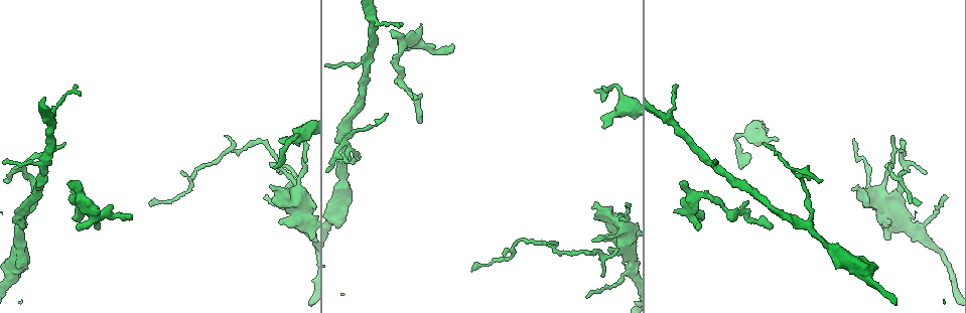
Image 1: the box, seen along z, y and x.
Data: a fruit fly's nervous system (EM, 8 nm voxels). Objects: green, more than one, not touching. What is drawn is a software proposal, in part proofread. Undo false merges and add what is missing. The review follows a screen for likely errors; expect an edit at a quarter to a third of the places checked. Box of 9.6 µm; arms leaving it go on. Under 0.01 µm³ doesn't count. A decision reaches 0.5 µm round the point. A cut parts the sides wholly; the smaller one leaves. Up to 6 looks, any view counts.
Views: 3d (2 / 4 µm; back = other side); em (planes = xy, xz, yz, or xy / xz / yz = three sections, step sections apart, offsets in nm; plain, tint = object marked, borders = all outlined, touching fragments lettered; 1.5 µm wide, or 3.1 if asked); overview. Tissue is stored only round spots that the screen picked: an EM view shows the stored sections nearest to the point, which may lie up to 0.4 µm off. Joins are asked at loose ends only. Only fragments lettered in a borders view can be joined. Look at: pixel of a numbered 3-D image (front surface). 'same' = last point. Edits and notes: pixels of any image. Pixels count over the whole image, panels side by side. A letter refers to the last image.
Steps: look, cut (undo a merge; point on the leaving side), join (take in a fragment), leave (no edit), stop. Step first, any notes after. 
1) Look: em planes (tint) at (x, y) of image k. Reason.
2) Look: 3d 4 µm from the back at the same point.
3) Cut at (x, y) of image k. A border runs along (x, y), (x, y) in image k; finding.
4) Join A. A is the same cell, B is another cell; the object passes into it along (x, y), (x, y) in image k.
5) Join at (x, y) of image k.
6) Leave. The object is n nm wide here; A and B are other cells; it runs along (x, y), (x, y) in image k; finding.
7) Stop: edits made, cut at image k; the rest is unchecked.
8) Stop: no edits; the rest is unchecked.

Look: 3d 4 µm at (694, 194) of image 1. Arms part here.

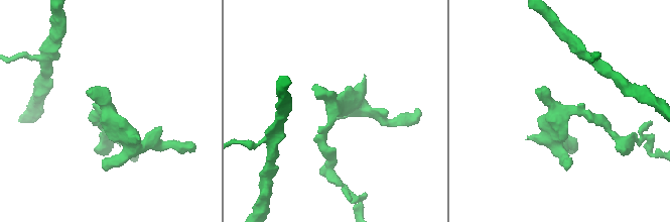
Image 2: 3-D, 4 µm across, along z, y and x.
Look: em planes (borders) at (108, 113) of image 2.

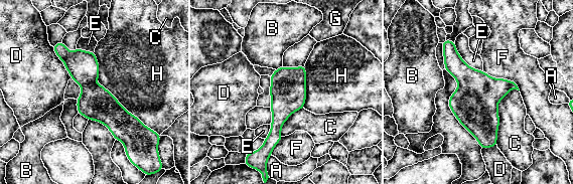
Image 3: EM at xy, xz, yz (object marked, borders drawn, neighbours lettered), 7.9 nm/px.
Leave. A, B, C, D, E, F, G and H are other cells; it runs along (58, 50), (127, 139) in image 3; continuous, no second neuron.

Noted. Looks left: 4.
Look: em xz step 4 (tint) at (398, 27) of image 1. An open end.

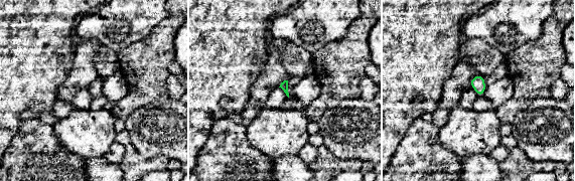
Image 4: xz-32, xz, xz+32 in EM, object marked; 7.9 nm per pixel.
Look: em planes (borders) at the same point. Cut it another way.

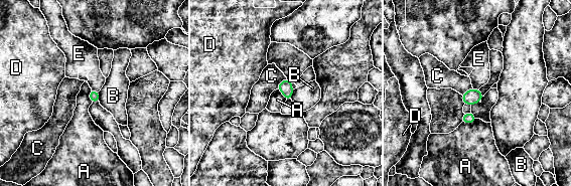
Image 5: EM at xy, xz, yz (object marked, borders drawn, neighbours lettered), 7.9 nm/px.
Leave. The longest contact is with A, 130 nm; A, B, C, D and E are other cells; a border runs along (476, 119), (471, 124), (461, 122) in image 5; no lettered fragment goes on from it.

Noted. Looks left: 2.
Look: em planes (plain) at (280, 142) of image 1. Tapers out.

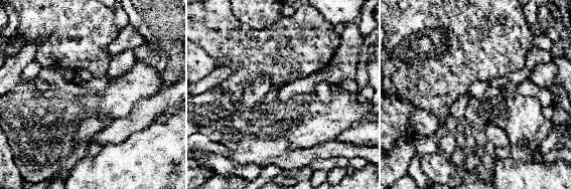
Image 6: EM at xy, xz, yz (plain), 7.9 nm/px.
Look: em planes (borders) at the same point.

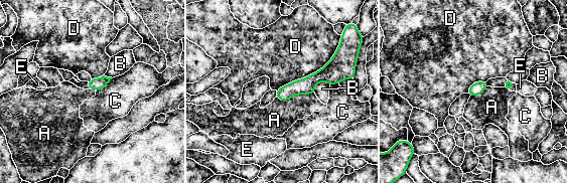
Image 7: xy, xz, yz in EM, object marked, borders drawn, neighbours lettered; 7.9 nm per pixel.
Leave. A, B, C, D and E are other cells; it runs along (338, 73), (318, 75), (278, 95) in image 7; no lettered fragment goes on from it.

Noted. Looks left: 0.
Stop: no edits; the rest is unchecked.

